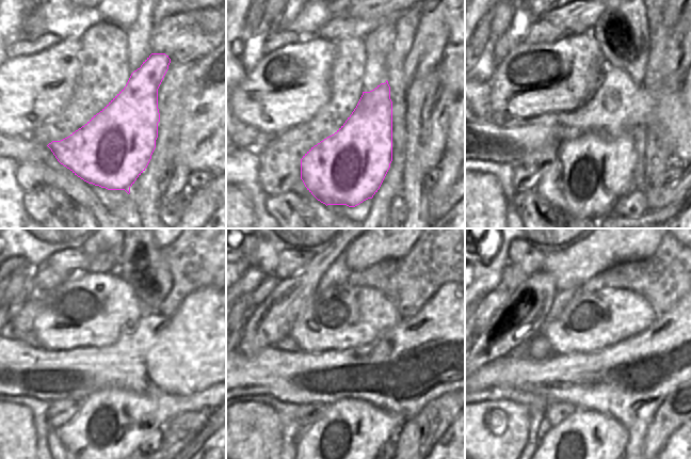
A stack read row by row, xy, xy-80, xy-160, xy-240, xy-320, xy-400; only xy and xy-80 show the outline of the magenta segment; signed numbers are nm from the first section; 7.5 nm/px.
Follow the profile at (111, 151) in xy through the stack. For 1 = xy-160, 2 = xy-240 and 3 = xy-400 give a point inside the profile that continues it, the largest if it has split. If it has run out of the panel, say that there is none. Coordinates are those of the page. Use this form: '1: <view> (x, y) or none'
1: xy-160 (591, 172)
2: xy-240 (111, 425)
3: xy-400 (585, 445)

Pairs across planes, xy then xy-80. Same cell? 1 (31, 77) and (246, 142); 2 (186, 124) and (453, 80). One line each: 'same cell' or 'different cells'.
1: different cells
2: same cell

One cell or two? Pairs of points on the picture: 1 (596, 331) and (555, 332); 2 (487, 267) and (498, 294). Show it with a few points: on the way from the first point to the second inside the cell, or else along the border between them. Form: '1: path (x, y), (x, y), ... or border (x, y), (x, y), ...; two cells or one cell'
1: path (585, 333), (565, 334); one cell
2: border (499, 284), (479, 301); two cells

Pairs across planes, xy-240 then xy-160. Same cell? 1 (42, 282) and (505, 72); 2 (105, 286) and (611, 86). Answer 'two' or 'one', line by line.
1: two
2: two

